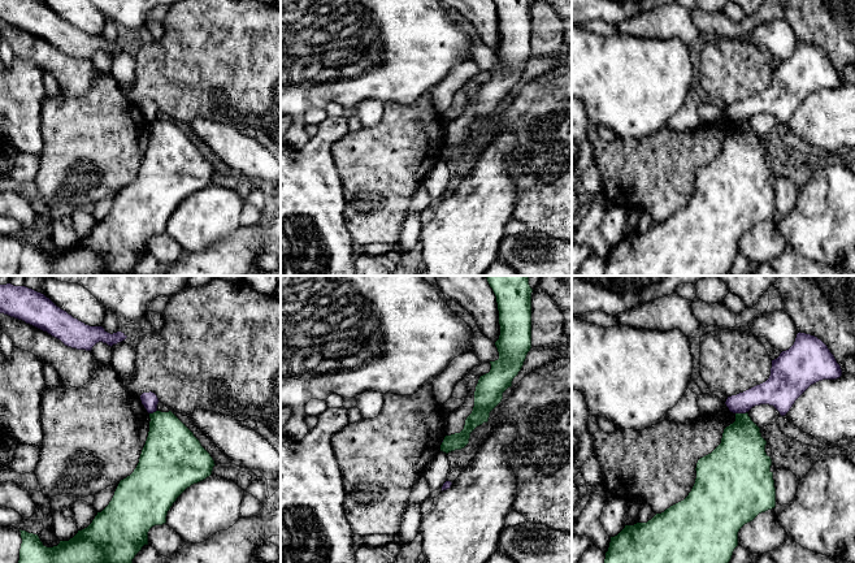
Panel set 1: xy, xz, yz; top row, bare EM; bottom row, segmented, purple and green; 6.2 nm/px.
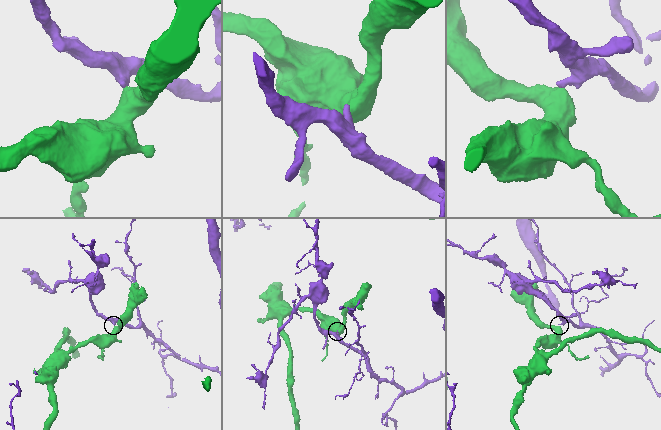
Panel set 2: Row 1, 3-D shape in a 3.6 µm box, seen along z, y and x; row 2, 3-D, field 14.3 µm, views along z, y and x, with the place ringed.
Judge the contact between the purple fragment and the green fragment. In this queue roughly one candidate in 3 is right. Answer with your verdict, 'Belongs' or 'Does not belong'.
Does not belong

